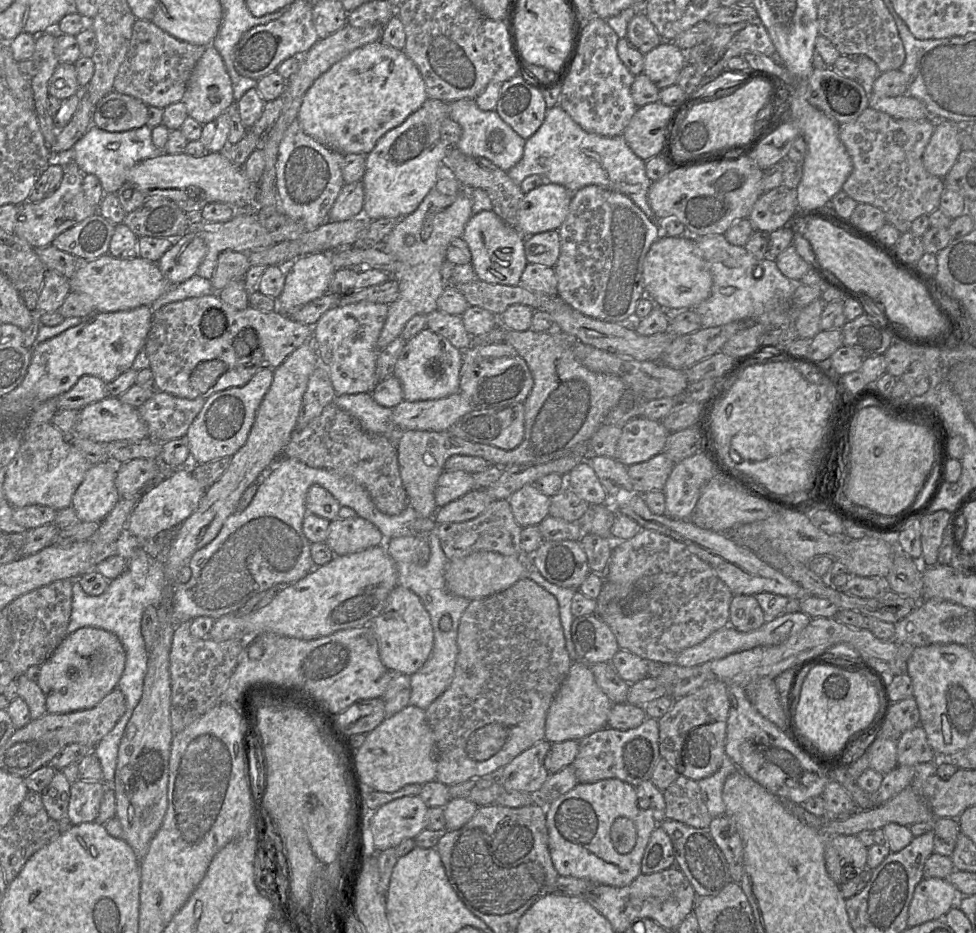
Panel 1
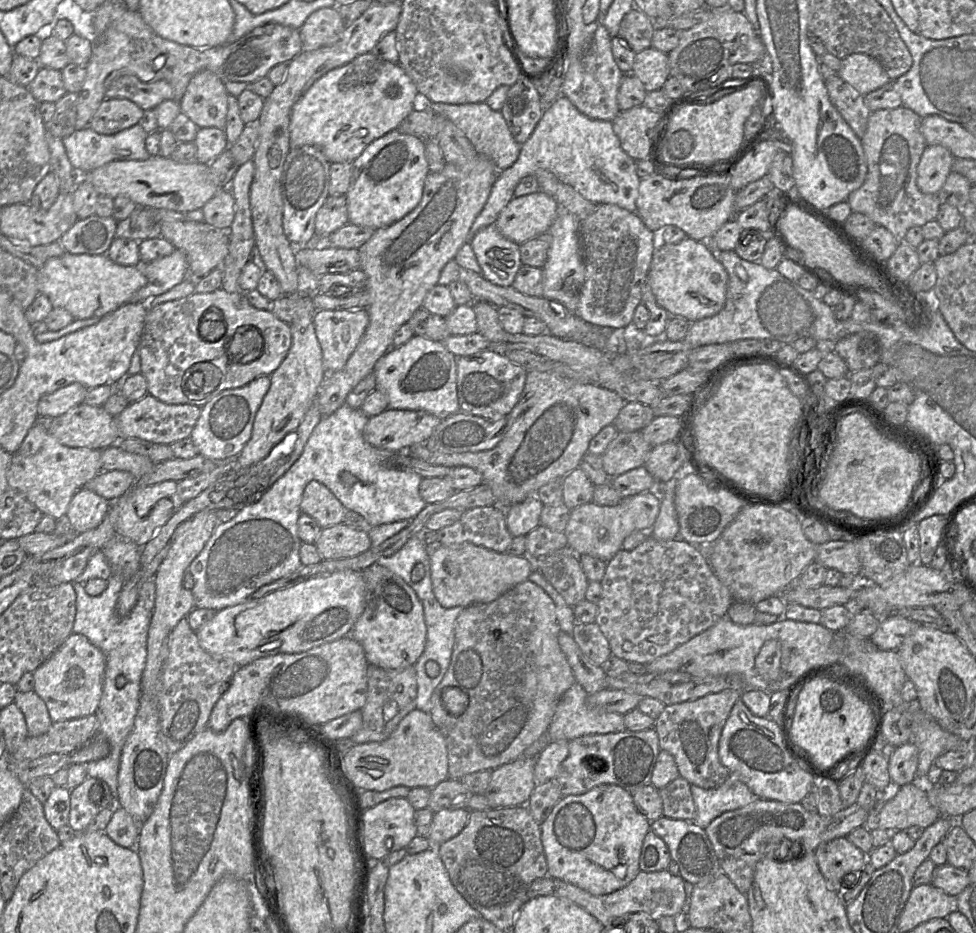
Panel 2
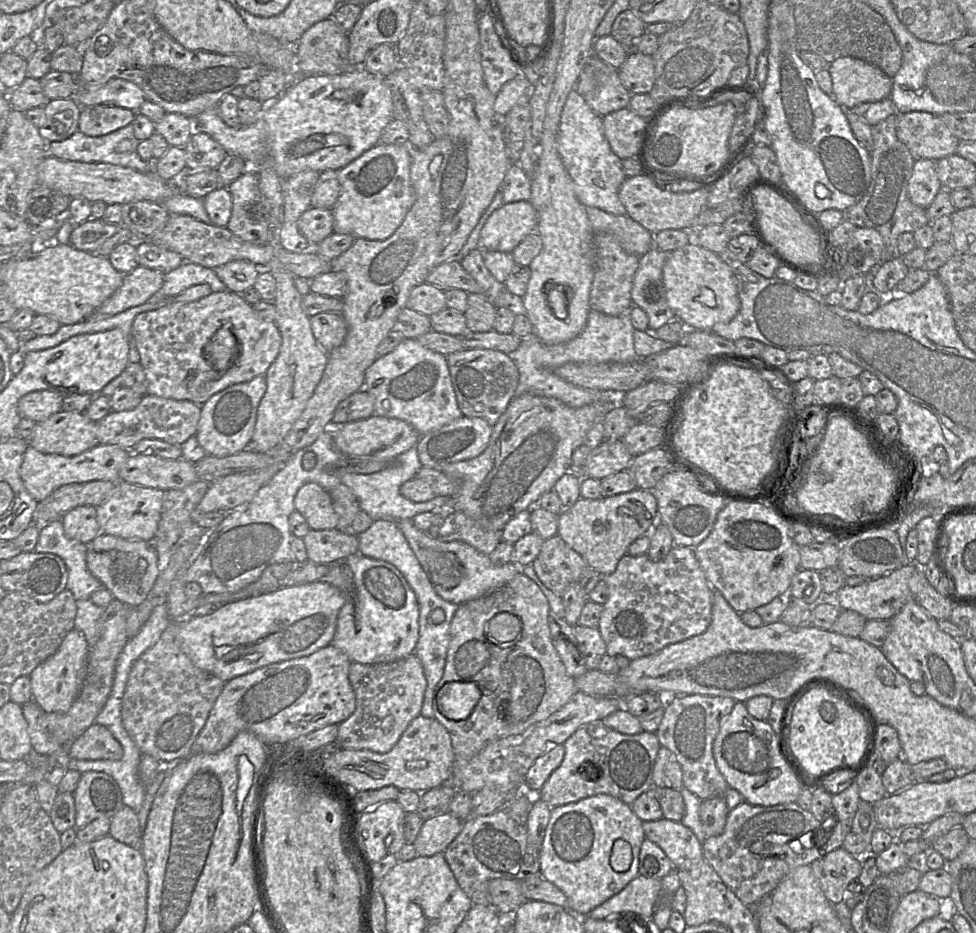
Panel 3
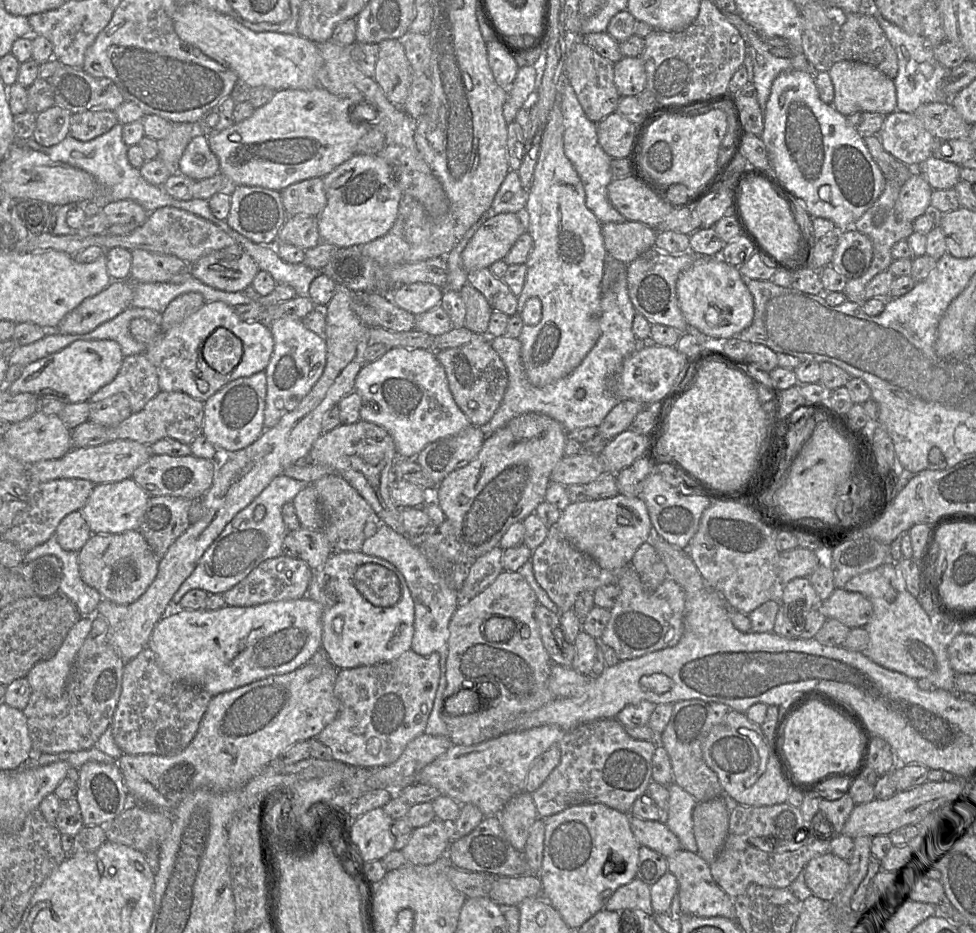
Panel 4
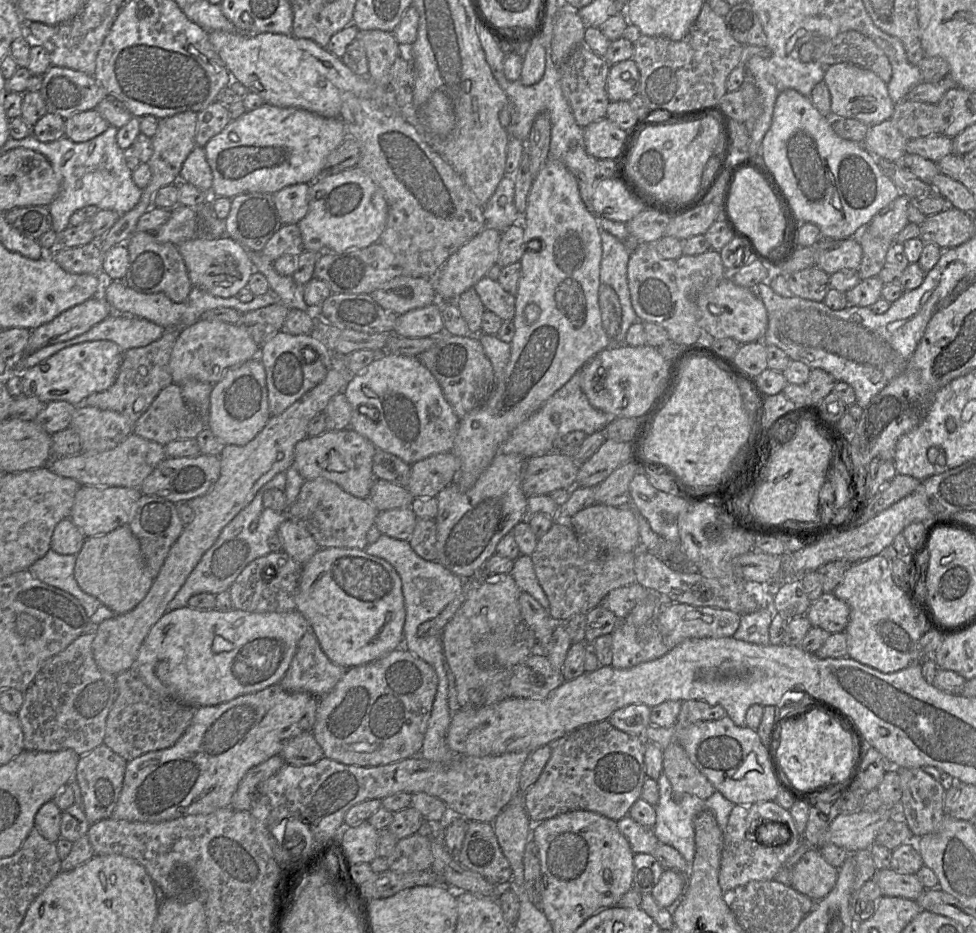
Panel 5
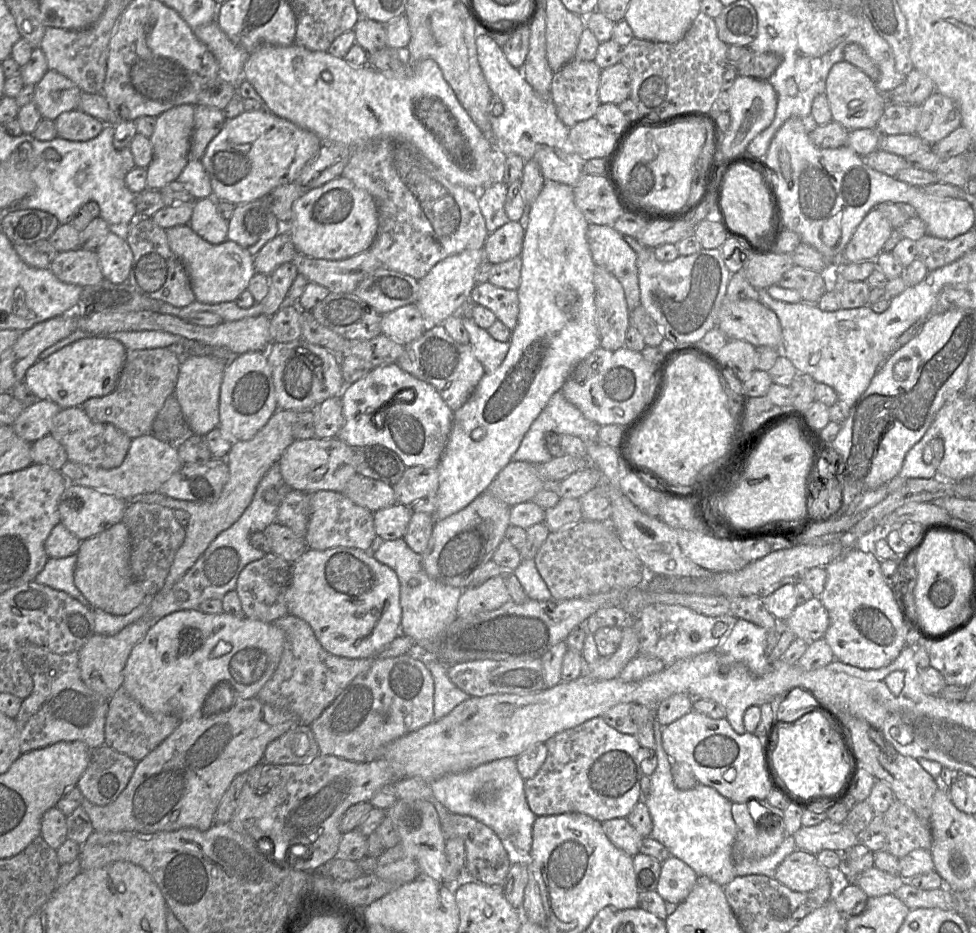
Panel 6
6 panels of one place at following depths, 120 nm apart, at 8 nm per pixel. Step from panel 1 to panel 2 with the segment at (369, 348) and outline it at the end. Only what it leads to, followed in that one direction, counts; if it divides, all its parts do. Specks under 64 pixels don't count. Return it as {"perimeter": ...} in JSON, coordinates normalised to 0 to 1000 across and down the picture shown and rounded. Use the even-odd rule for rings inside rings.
{"perimeter":[[[376,331],[327,332],[321,339],[334,400],[348,398],[364,376],[377,348]]]}

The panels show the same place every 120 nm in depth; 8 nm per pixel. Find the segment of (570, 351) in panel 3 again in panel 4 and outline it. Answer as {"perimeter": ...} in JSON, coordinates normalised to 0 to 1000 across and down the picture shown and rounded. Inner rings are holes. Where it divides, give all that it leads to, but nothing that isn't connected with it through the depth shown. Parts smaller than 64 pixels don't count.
{"perimeter":[[[634,294],[629,305],[616,318],[616,359],[597,385],[583,402],[556,415],[545,413],[539,404],[534,386],[534,367],[531,362],[518,360],[502,361],[504,373],[514,385],[520,400],[520,414],[514,431],[495,458],[498,468],[516,458],[526,448],[538,443],[554,443],[572,451],[582,464],[600,458],[613,458],[635,428],[630,422],[630,412],[634,406],[639,387],[652,376],[652,361],[648,355],[649,342],[654,335],[644,318],[642,294]]]}

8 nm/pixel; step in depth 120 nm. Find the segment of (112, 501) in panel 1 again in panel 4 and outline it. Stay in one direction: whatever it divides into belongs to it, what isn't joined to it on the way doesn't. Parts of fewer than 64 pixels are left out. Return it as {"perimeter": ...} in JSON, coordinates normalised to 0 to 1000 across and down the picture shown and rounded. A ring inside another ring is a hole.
{"perimeter":[[[82,548],[68,552],[57,566],[59,583],[68,591],[81,592],[93,576],[94,570]]]}

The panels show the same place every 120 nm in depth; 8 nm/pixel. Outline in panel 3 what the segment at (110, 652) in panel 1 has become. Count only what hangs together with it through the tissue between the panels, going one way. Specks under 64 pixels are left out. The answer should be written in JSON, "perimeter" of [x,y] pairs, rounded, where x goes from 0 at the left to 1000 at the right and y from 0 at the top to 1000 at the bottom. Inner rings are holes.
{"perimeter":[[[75,673],[65,685],[57,699],[41,711],[30,723],[33,737],[33,750],[49,764],[67,764],[74,757],[84,736],[91,691],[86,678]]]}

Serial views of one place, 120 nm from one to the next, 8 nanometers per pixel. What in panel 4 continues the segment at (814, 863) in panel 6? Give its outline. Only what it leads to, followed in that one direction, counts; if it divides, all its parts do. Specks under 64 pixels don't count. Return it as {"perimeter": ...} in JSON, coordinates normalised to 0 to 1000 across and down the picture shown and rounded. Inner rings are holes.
{"perimeter":[[[853,914],[832,920],[824,930],[824,943],[830,957],[853,966],[867,950],[870,924]]]}

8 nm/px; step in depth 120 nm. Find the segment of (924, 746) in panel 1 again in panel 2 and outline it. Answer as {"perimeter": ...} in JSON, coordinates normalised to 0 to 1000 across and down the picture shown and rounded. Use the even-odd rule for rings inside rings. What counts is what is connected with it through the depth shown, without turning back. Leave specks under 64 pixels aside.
{"perimeter":[[[935,794],[918,801],[910,820],[913,838],[918,842],[938,838],[941,816],[942,805]]]}

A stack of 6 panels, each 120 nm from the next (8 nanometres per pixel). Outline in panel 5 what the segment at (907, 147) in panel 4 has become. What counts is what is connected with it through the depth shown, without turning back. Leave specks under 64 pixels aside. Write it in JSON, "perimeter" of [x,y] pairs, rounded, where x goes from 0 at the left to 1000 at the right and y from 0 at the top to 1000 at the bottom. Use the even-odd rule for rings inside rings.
{"perimeter":[[[912,128],[890,136],[884,156],[898,169],[918,173],[928,165],[930,149]]]}

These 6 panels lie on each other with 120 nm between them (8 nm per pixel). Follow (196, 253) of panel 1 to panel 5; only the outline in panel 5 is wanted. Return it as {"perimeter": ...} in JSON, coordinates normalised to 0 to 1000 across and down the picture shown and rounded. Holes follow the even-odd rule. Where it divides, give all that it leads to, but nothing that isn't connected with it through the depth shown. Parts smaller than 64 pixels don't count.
{"perimeter":[[[93,319],[60,337],[53,344],[32,355],[28,371],[22,382],[42,373],[73,364],[105,345],[116,335],[107,320]]]}

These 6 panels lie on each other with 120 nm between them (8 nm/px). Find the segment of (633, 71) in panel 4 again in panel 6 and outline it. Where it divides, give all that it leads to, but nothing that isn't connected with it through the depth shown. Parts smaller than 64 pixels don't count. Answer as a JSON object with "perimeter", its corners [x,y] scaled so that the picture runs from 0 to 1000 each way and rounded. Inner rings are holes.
{"perimeter":[[[633,66],[616,76],[613,103],[616,111],[636,111],[645,104],[647,85],[643,74]]]}

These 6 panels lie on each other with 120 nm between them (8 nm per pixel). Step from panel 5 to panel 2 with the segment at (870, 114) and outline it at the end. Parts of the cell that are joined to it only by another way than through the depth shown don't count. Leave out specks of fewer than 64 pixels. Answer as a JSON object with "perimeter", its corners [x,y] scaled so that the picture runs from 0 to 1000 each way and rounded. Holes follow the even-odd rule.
{"perimeter":[[[883,57],[871,58],[864,62],[858,79],[884,103],[912,87],[903,69]]]}

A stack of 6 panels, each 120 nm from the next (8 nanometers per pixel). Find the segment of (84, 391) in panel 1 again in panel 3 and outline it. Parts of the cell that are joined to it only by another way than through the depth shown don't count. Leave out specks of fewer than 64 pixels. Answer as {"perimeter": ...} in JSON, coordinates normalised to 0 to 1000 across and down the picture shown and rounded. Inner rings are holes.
{"perimeter":[[[35,419],[25,423],[18,431],[18,441],[23,448],[44,451],[64,441],[66,424],[54,419]]]}

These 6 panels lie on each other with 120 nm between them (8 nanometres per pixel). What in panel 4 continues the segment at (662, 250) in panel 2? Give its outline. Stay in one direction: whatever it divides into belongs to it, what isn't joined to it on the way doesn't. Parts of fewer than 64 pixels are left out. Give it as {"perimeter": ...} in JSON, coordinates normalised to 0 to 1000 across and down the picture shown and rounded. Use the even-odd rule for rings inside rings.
{"perimeter":[[[714,275],[710,283],[700,290],[693,303],[696,330],[707,353],[712,353],[731,367],[740,367],[766,352],[773,341],[773,320],[757,287],[738,275]]]}

